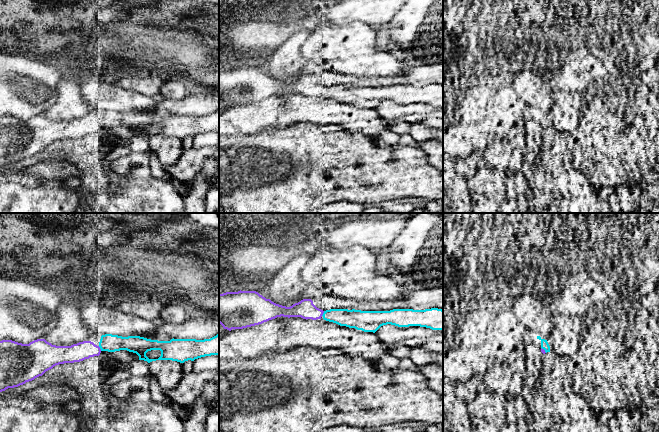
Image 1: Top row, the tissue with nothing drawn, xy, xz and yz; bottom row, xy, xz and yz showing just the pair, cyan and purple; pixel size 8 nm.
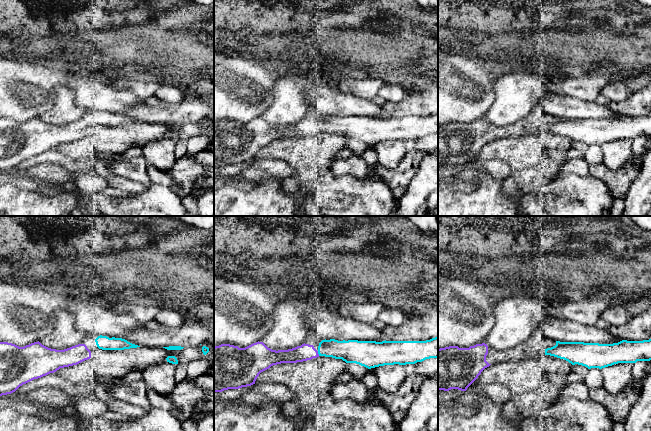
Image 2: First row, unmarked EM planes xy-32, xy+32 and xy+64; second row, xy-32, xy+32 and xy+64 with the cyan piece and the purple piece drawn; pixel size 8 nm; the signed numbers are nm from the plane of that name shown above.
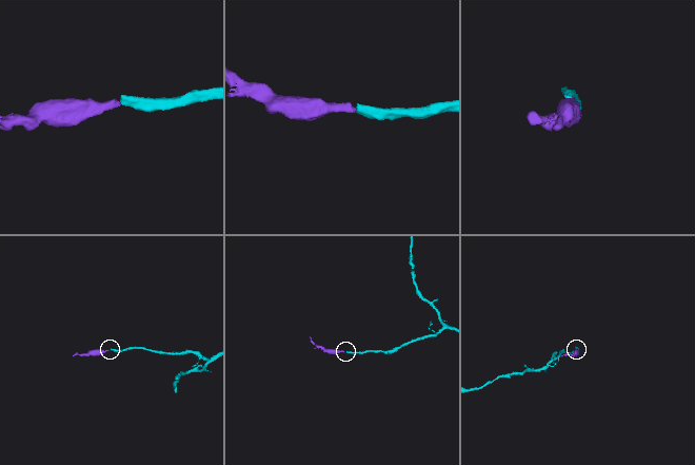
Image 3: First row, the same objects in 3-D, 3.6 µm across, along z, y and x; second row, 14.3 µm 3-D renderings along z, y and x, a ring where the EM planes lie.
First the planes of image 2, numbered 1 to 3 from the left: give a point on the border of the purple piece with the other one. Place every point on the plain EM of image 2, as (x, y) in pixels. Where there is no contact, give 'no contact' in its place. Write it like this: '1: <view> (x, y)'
1: no contact
2: xy+32 (318, 129)
3: no contact

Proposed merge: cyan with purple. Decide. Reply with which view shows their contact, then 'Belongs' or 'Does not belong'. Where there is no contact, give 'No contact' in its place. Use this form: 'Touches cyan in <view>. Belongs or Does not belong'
Touches cyan in xy. Belongs

